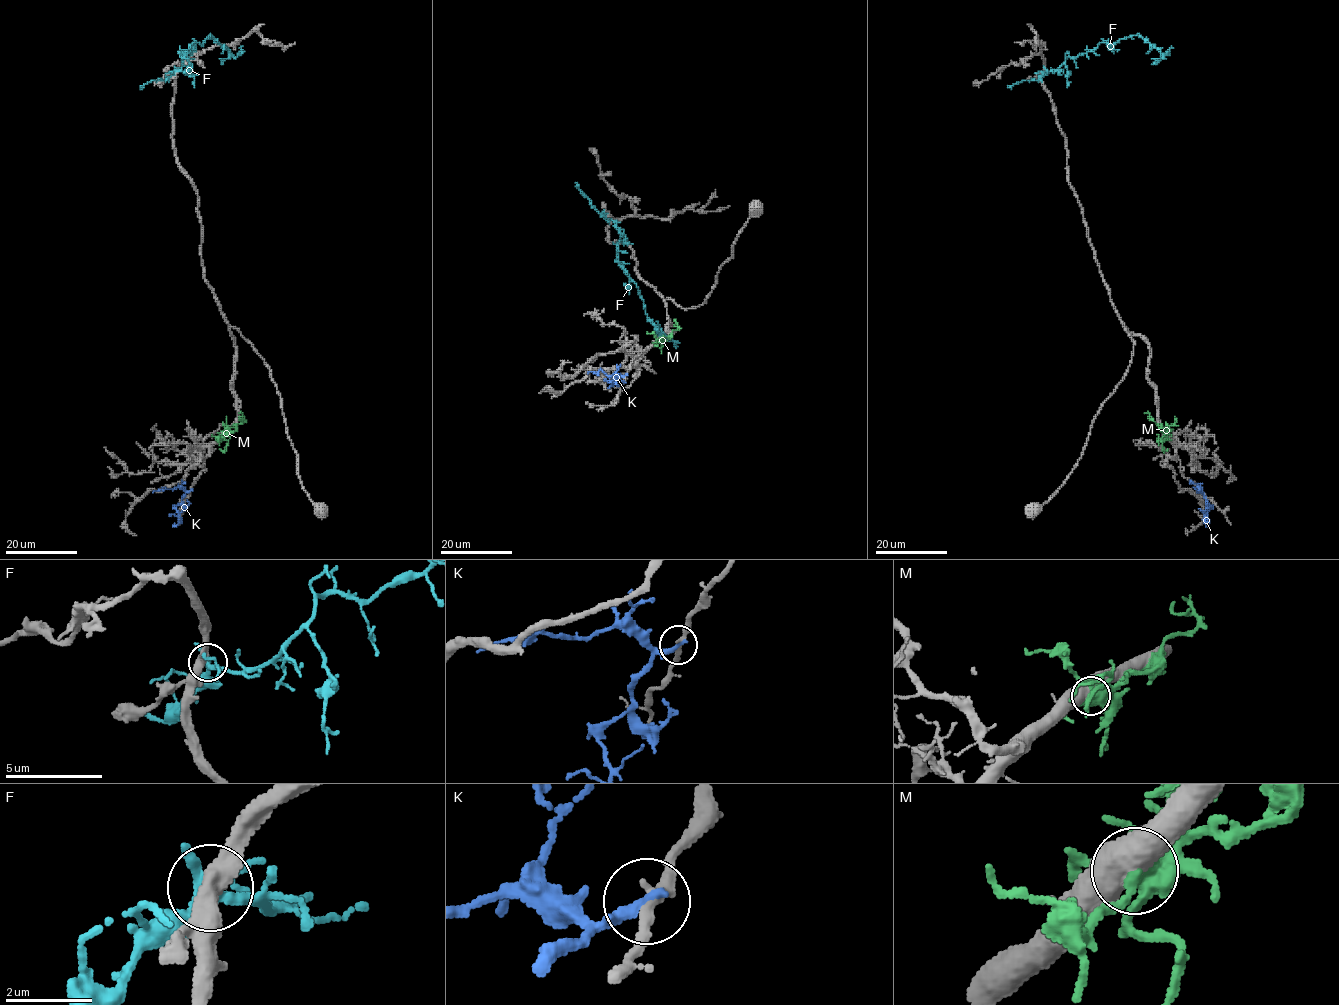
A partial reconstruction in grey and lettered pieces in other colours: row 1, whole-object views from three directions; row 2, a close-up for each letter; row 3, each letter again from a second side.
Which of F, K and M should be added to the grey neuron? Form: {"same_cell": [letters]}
{"same_cell": []}

